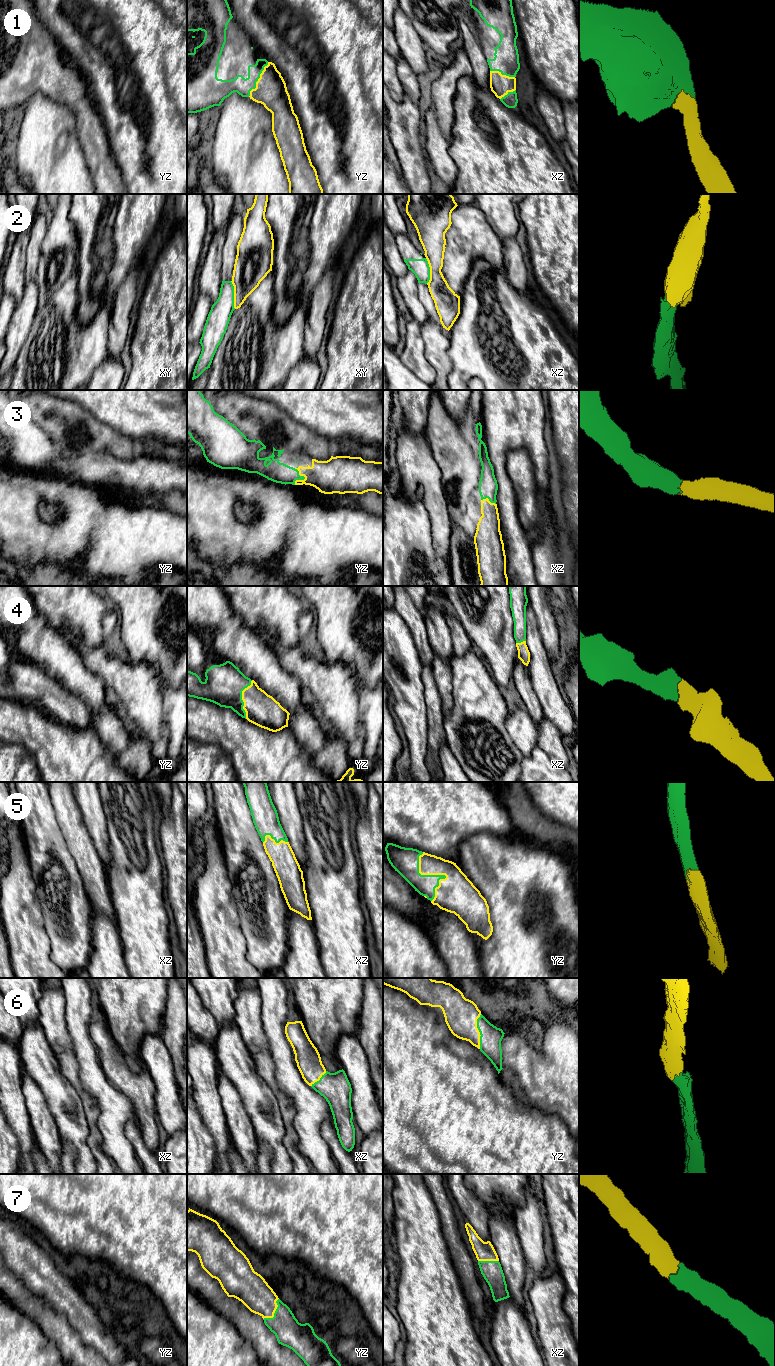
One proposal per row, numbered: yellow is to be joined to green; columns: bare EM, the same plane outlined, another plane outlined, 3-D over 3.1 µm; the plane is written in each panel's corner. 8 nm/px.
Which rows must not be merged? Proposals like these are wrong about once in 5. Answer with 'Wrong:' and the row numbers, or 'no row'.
Wrong: 2

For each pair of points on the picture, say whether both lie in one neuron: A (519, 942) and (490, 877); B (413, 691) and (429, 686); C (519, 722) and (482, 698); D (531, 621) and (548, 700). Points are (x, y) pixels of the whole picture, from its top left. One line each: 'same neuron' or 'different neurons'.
A: same neuron
B: different neurons
C: different neurons
D: same neuron

